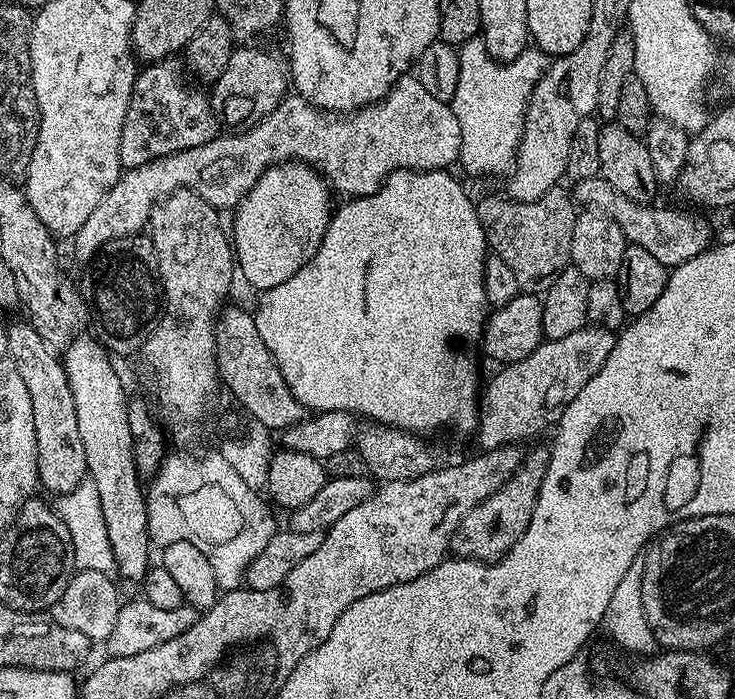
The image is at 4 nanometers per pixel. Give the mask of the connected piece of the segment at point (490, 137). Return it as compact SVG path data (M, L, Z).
M480 38L459 45L458 51L458 90L454 90L450 103L462 130L459 167L464 167L472 176L507 173L515 165L516 151L520 148L528 99L548 69L549 57L539 48L529 46L512 60L495 60Z

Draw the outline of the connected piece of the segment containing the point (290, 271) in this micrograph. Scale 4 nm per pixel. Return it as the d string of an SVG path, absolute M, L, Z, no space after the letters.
M285 162L279 166L270 166L262 174L262 178L258 178L258 182L254 182L254 186L241 198L240 203L234 209L236 221L233 222L232 228L230 224L230 239L234 249L234 260L238 265L238 272L245 276L254 287L260 288L259 290L267 290L278 286L280 281L286 278L294 278L294 274L298 270L302 270L302 266L306 262L310 262L313 252L318 250L320 245L320 237L326 234L328 229L328 221L330 219L330 207L328 208L328 192L330 188L325 179L314 168L309 168L299 162Z

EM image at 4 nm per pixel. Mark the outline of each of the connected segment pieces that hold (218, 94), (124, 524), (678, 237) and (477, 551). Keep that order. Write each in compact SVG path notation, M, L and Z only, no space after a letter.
M259 43L237 47L226 62L226 70L210 88L212 111L228 130L243 130L257 124L279 106L290 88L290 60L276 48L259 48Z
M83 334L77 335L62 352L70 394L74 394L74 410L78 410L78 434L82 437L82 450L86 450L88 476L96 487L101 503L101 515L113 550L115 571L120 572L121 581L140 582L150 567L148 502L146 488L134 458L136 442L130 434L128 417L130 396L124 393L124 384L111 359L113 357L99 339L92 337L91 340Z
M601 175L594 178L586 178L585 180L577 180L575 181L574 188L576 188L574 200L577 205L583 206L588 210L602 212L614 222L618 222L618 226L625 238L628 239L629 244L642 246L642 250L646 250L652 257L658 258L658 262L662 262L664 267L669 270L678 267L682 262L686 262L698 254L708 251L713 243L712 228L702 217L695 216L692 212L679 212L676 208L656 208L657 206L652 204L634 202L630 198L623 196L621 192L615 192L610 186L610 182L606 182Z
M551 447L528 448L524 453L524 461L520 469L512 475L504 487L499 488L490 498L486 498L474 510L458 522L452 535L450 552L453 557L462 560L478 560L482 564L491 564L500 560L522 538L526 526L530 526L530 518L534 514L534 506L540 497L540 487L546 478L546 466L550 466Z

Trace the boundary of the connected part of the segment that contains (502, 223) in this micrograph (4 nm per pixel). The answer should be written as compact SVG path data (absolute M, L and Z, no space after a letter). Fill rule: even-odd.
M563 187L551 188L542 198L534 202L514 200L507 195L484 196L475 201L478 222L482 222L484 236L488 239L488 247L498 258L502 258L510 266L518 282L520 292L524 294L543 294L550 286L554 286L554 278L562 274L562 270L569 267L572 255L570 254L570 238L574 234L574 222L578 215L577 205L573 197L563 192Z

